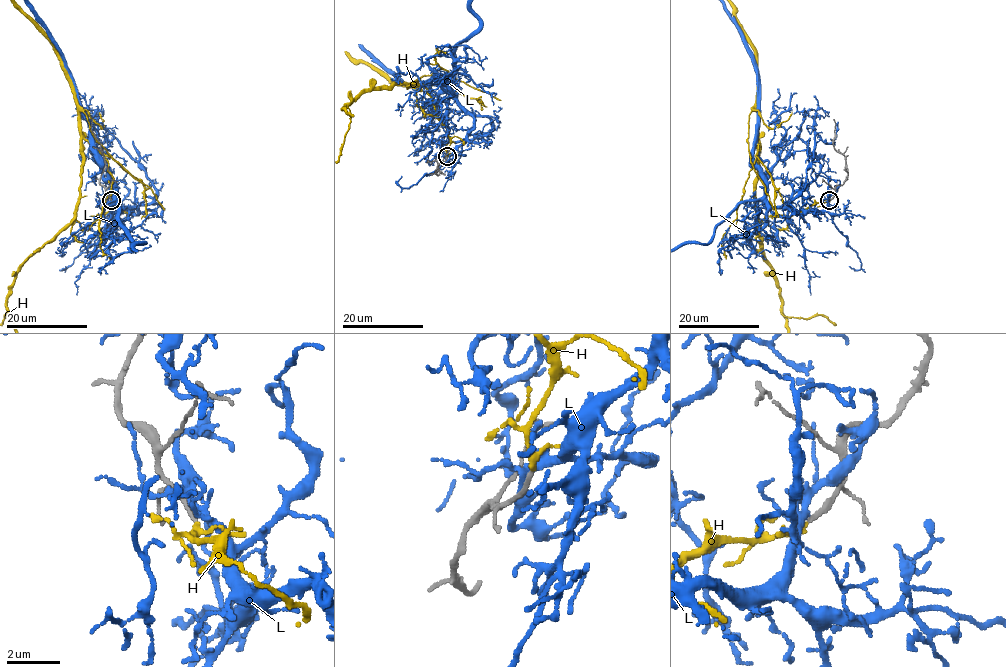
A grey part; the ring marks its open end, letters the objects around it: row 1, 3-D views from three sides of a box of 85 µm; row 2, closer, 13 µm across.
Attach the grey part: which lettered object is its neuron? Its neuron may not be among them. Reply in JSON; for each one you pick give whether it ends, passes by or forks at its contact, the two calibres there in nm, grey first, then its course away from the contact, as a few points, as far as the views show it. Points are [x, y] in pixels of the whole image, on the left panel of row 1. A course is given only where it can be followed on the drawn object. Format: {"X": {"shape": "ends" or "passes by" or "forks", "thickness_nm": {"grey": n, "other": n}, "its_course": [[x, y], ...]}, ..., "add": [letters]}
{"H": {"shape": "passes by", "thickness_nm": {"grey": 200, "other": 200}}, "add": ["H"]}

